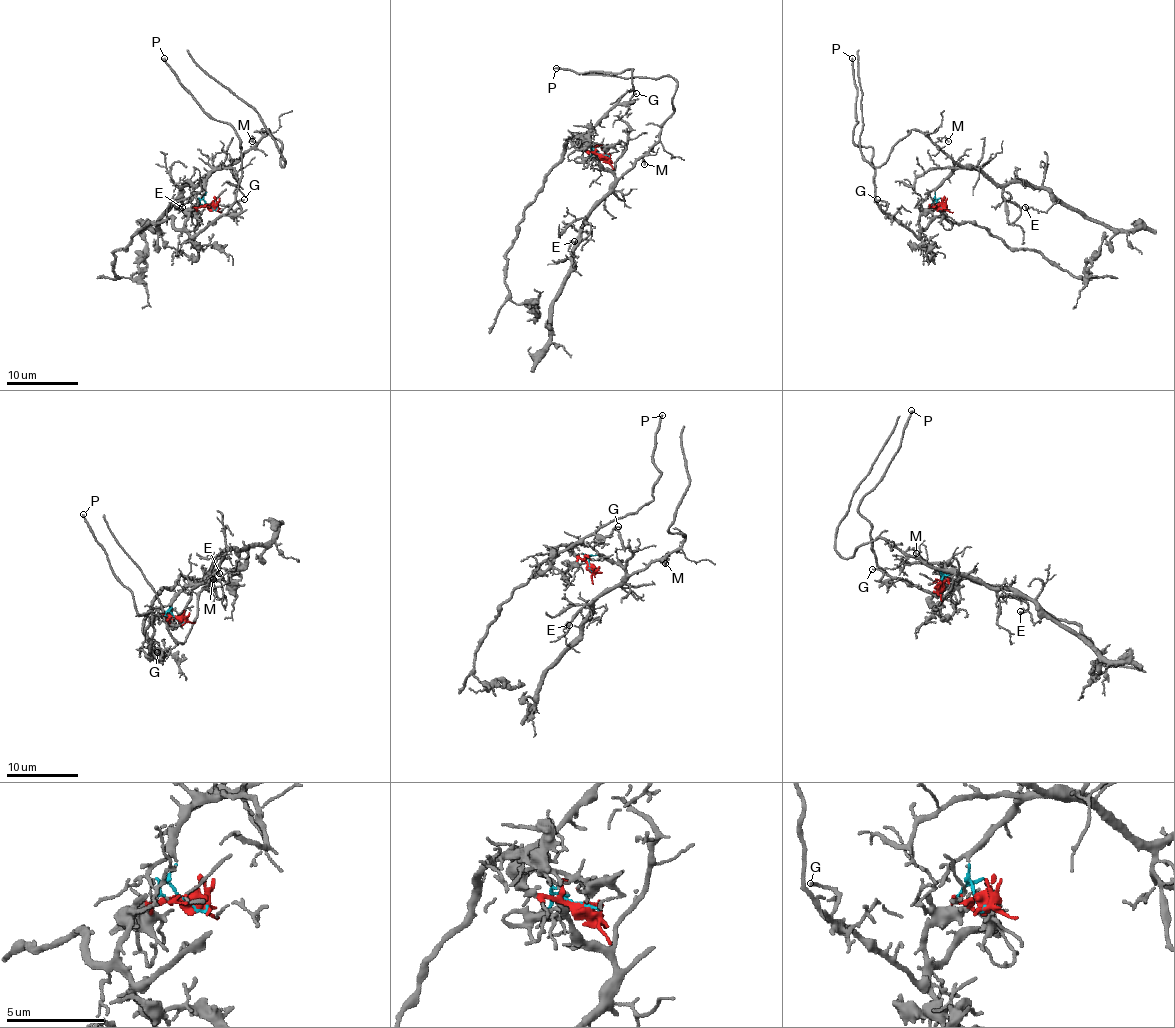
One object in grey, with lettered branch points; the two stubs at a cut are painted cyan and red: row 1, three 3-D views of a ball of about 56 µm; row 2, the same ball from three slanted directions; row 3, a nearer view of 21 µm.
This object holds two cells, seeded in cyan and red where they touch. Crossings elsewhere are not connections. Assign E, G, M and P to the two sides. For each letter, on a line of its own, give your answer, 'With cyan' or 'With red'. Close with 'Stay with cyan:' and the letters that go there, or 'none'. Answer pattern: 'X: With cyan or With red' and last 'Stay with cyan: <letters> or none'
E: With cyan
G: With red
M: With cyan
P: With red
Stay with cyan: E, M

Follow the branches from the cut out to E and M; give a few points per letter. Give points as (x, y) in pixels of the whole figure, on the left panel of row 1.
E: (213, 207), (206, 178), (222, 168), (188, 182), (183, 211), (175, 209), (183, 207)
M: (213, 207), (204, 198), (206, 178), (216, 170), (227, 168), (254, 143), (250, 137), (252, 141)

